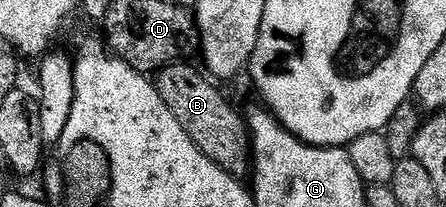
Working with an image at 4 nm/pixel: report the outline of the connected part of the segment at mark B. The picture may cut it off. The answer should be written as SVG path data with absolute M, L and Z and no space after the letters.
M175 62L172 66L165 66L155 75L156 91L162 96L162 100L166 100L166 108L174 112L174 120L178 120L178 124L186 128L190 140L198 144L203 154L214 160L214 164L218 164L227 174L241 180L247 179L252 164L252 151L245 119L236 115L227 96L216 87L219 85L207 73L197 70L188 62Z

